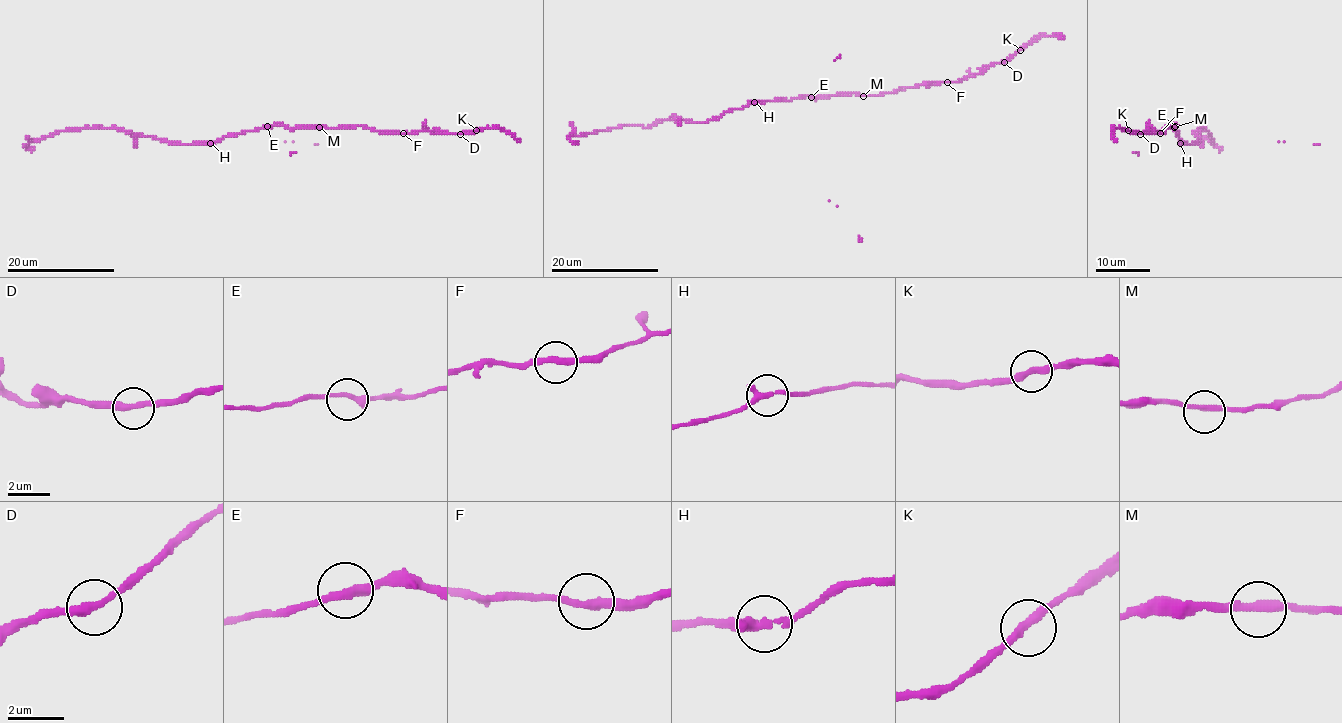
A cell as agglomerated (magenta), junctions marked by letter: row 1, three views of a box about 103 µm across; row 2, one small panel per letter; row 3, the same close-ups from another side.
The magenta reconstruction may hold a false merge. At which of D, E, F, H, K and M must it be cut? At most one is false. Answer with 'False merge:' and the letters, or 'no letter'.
False merge: no letter

